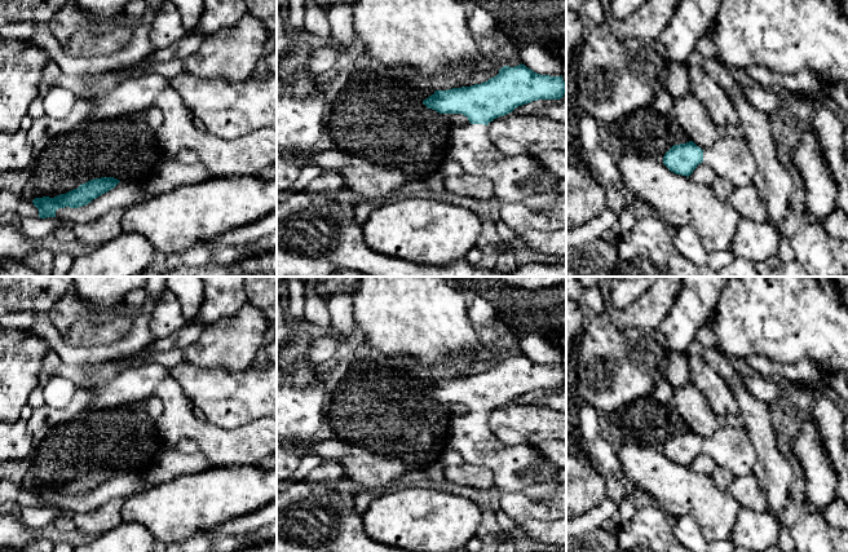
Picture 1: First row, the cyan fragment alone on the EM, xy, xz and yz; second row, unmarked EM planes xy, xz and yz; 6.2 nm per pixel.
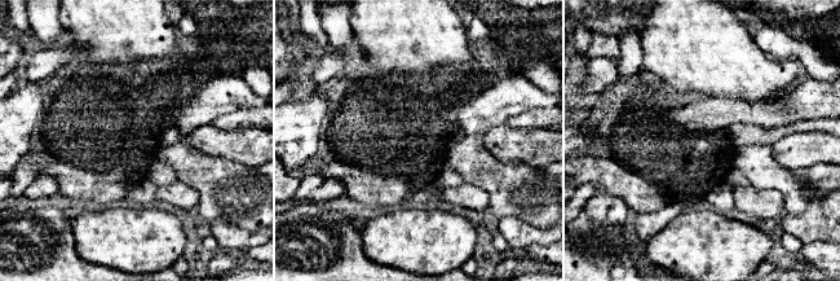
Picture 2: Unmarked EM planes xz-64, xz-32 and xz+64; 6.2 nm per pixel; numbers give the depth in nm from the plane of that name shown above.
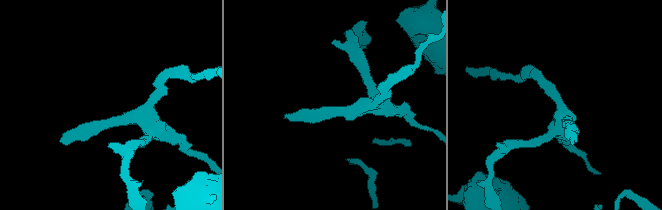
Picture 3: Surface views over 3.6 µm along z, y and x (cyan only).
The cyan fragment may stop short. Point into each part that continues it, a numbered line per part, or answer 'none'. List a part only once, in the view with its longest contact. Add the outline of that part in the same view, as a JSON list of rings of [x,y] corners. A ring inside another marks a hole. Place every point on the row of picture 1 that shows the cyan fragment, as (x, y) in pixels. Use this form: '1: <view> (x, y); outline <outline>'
1: xz (520, 179); outline [[[485,124],[452,128],[447,156],[461,165],[463,173],[490,180],[498,206],[522,203],[535,211],[556,206],[558,177],[542,167],[534,155],[502,153],[489,138]]]

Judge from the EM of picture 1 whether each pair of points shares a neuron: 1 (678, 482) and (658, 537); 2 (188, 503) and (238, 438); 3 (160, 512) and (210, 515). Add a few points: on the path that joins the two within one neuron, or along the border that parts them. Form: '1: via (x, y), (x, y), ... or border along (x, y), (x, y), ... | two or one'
1: border along (657, 506), (665, 511) | two
2: border along (246, 463), (213, 466), (211, 468) | two
3: via (172, 512), (198, 512) | one

